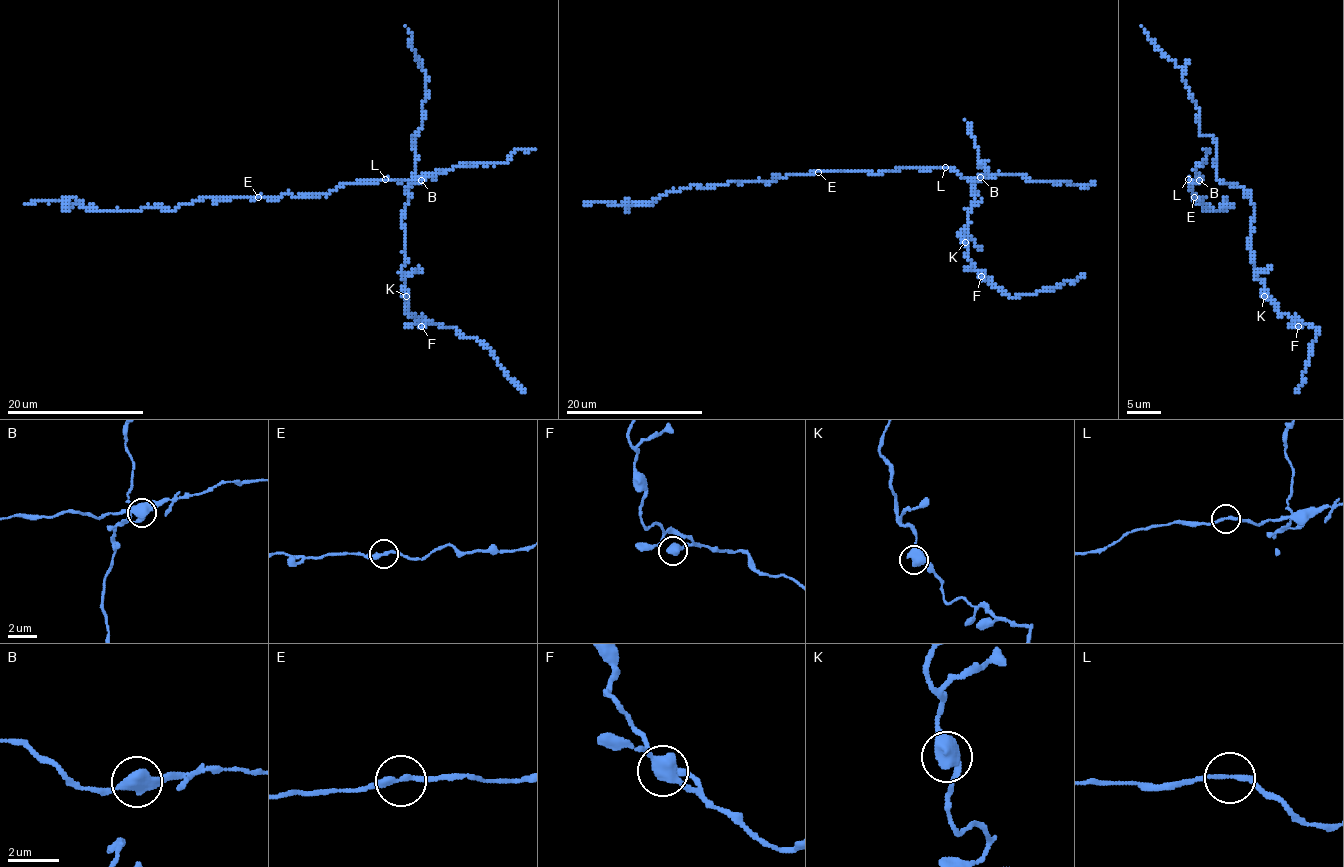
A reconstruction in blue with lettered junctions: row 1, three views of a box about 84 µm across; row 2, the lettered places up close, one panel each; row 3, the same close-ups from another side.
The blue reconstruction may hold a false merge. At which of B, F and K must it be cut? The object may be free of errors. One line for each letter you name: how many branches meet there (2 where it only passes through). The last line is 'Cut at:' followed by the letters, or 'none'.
Cut at: none

